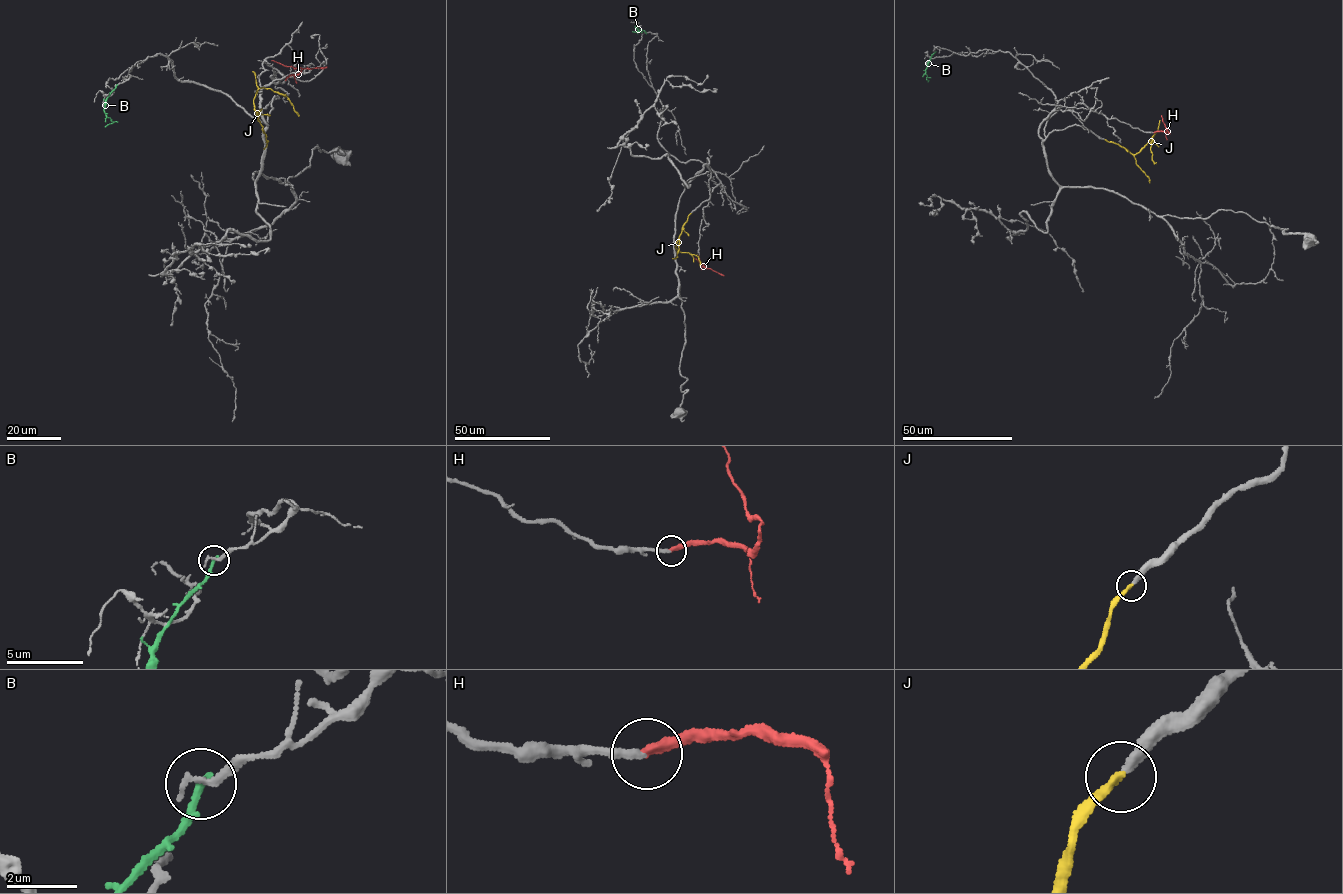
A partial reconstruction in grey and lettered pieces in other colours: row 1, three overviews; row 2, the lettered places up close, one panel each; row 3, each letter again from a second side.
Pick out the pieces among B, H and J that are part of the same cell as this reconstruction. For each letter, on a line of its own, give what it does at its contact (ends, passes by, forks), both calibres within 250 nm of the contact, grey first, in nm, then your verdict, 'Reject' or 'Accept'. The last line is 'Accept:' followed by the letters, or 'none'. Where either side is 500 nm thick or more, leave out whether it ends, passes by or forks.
B: It ends there. Thickness 240 nm (grey) against 240 nm. Reject
H: It ends there. Thickness 220 nm (grey) against 360 nm. Accept
J: It ends there. Thickness 300 nm (grey) against 260 nm. Accept
Accept: H, J

